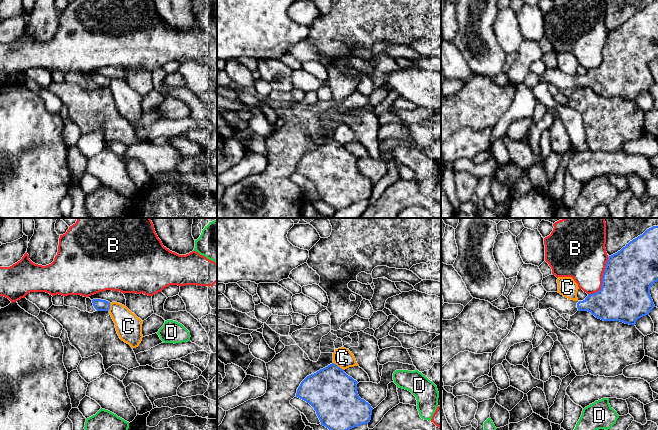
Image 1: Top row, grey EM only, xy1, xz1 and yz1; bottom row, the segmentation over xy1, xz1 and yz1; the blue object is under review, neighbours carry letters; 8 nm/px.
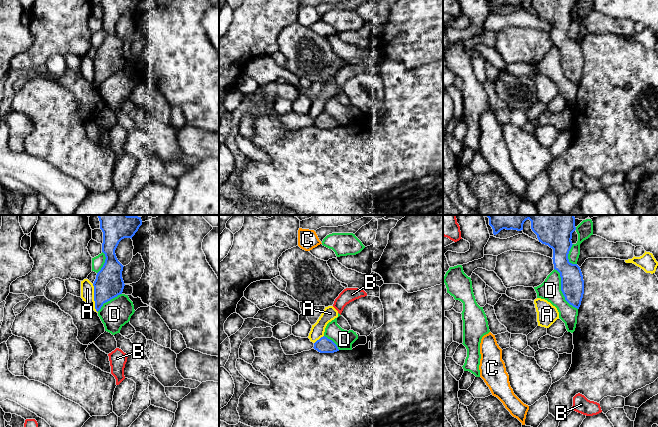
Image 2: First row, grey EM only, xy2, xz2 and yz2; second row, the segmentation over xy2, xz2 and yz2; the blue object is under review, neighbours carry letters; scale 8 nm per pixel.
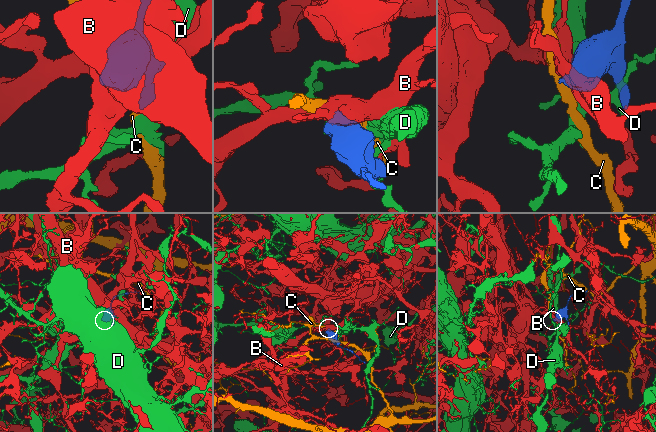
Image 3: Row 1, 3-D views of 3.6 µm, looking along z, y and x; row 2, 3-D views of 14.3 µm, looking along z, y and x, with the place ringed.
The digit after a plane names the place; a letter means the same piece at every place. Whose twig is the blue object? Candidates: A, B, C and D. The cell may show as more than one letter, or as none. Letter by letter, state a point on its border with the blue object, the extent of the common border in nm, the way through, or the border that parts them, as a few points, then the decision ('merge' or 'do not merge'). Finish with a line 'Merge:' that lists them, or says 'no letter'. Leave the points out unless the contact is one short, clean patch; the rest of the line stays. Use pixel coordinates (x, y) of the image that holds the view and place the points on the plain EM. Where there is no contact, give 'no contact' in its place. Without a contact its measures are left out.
A: xy2 (94, 74) | 240 nm | along xy2 (92, 60), (94, 84), (97, 88) | do not merge
B: yz1 (602, 55) | 340 nm | do not merge
C: xz1 (337, 142) | 110 nm | along xz1 (333, 139), (343, 146) | do not merge
D: yz2 (561, 66) | 380 nm | do not merge
Merge: no letter

